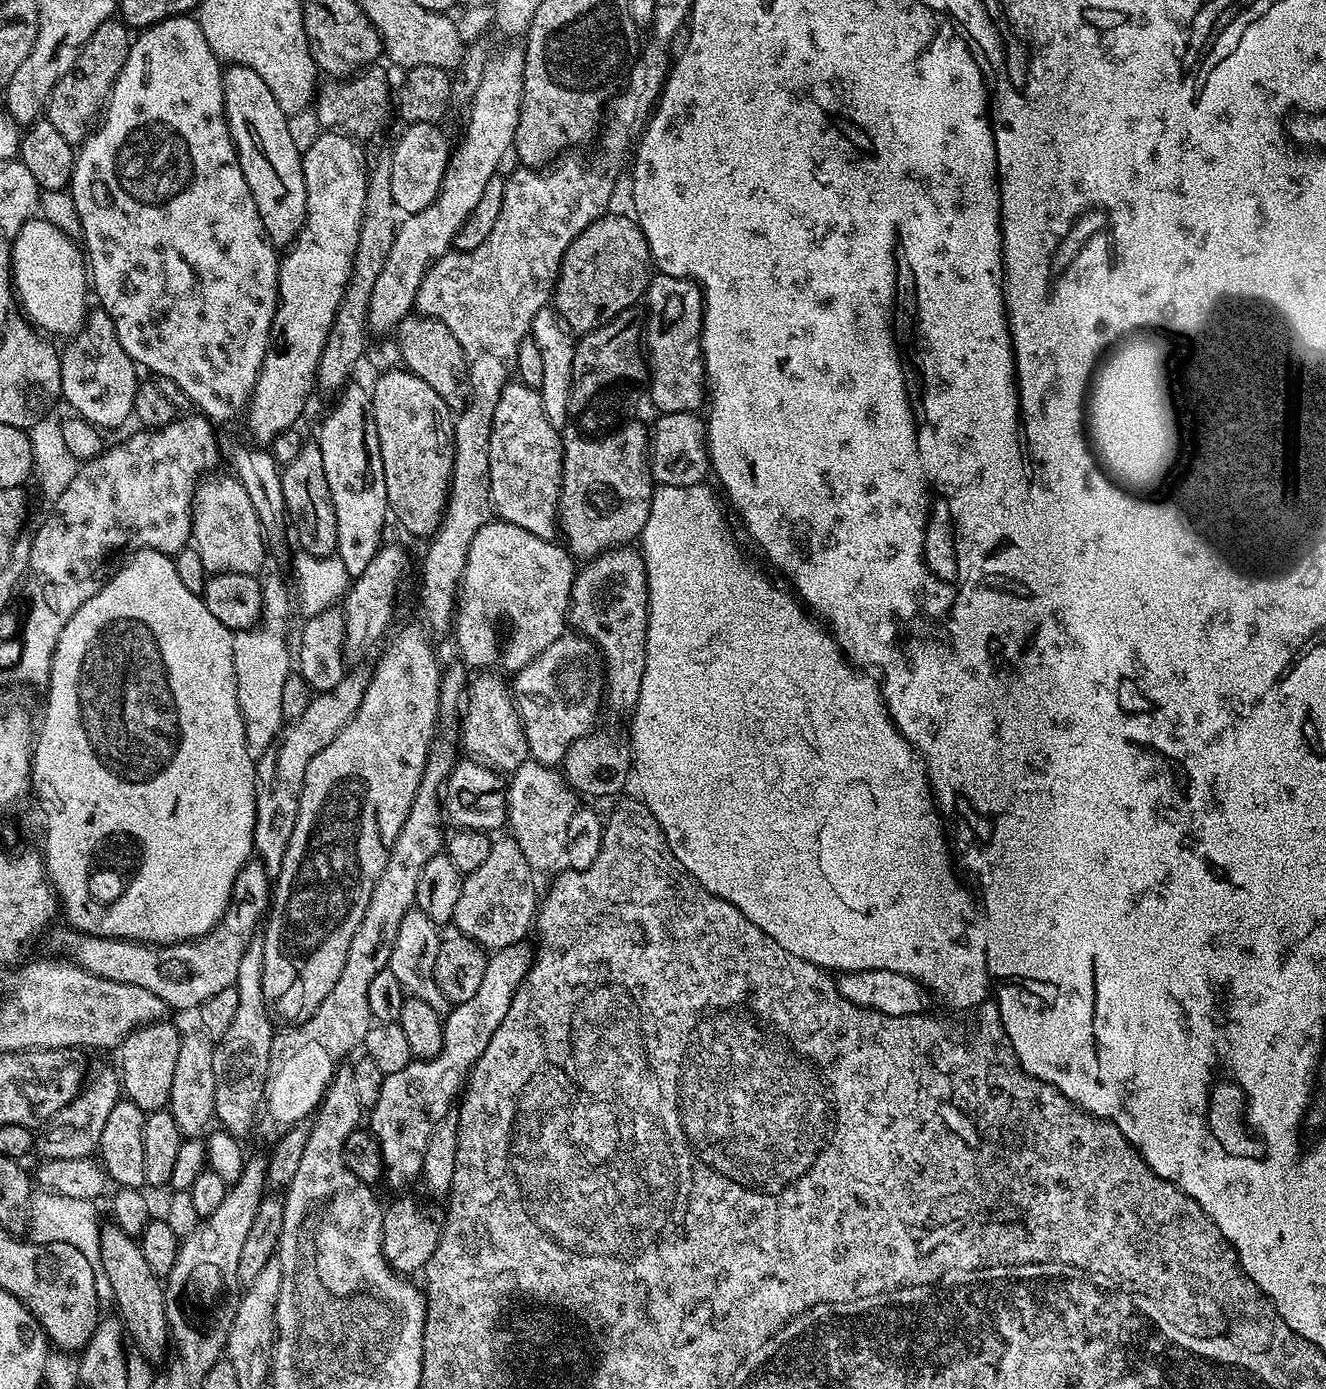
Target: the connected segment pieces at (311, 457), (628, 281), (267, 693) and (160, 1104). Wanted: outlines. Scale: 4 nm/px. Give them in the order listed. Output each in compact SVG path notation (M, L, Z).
M301 443L298 454L289 464L283 465L280 481L282 498L288 507L287 515L300 531L300 544L309 556L331 556L338 542L338 522L334 518L334 506L330 498L330 486L326 486L326 470L322 466L322 450L319 443Z
M605 214L590 222L590 226L586 226L586 230L582 230L582 234L578 234L574 242L570 242L560 263L560 273L554 289L554 307L560 319L576 334L594 330L622 314L622 310L633 307L648 291L648 282L654 272L650 246L639 223L631 215L612 215Z
M265 583L264 615L259 624L232 634L238 706L244 719L248 750L253 754L267 753L277 743L286 724L282 714L282 686L286 686L288 673L294 668L293 653L292 656L288 653L288 615L291 612L287 590L280 584Z
M157 1022L135 1028L120 1043L118 1049L118 1055L120 1055L118 1073L123 1095L132 1100L134 1106L141 1108L145 1114L158 1112L169 1107L168 1099L173 1085L173 1075L177 1065L182 1032L168 1023Z

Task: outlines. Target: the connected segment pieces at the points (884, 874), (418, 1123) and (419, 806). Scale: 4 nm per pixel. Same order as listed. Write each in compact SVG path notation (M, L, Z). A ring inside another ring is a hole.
M707 483L694 486L670 486L659 485L652 493L650 502L650 518L646 518L646 526L641 530L638 537L638 547L644 554L644 565L646 566L646 578L648 579L648 629L646 630L646 670L642 674L642 690L636 703L634 711L631 713L632 736L632 763L634 765L628 774L627 791L633 797L648 807L650 814L660 824L660 829L664 831L666 842L674 854L674 858L680 860L680 865L695 878L698 883L710 894L730 902L742 913L754 926L762 929L782 950L790 950L798 958L802 958L811 964L817 964L821 970L833 970L841 972L861 972L862 970L894 970L898 974L906 974L914 978L918 983L924 985L925 989L933 997L945 1000L952 1008L972 1008L979 1009L990 996L990 977L988 975L988 963L984 957L983 947L979 943L972 944L968 937L968 892L960 885L960 880L956 877L956 872L952 869L954 856L950 851L950 840L946 835L946 824L939 811L934 807L934 797L931 788L928 787L928 771L924 768L924 761L919 759L907 736L903 736L900 729L892 723L892 718L888 714L884 694L879 683L876 684L868 676L863 676L863 671L857 670L846 659L841 647L836 642L836 637L831 635L829 629L825 627L819 619L813 618L806 611L803 603L783 583L775 584L768 576L763 576L750 561L744 560L740 553L740 548L736 545L736 540L732 537L732 532L728 529L728 524L724 521L724 508L721 497L715 487L707 488Z
M528 942L495 949L488 957L486 974L474 998L455 1005L443 1017L444 1037L440 1053L429 1060L413 1059L412 1063L398 1070L398 1074L384 1077L382 1094L378 1094L378 1102L370 1109L370 1131L380 1142L384 1159L383 1179L386 1184L388 1180L390 1187L404 1188L407 1184L417 1183L430 1134L438 1132L448 1111L451 1108L453 1111L472 1067L478 1058L482 1058L486 1046L490 1046L494 1030L502 1026L502 1018L506 1018L506 1010L510 1010L510 1002L533 963L534 948Z
M463 668L448 669L441 675L439 688L439 721L438 731L430 746L430 754L426 758L426 766L422 774L422 782L414 796L414 802L410 806L410 814L406 814L406 822L399 825L396 841L391 841L386 870L382 878L374 888L374 894L370 894L370 906L366 906L366 914L362 914L362 922L358 922L358 930L354 930L354 938L350 938L350 950L346 950L346 966L342 966L342 974L338 974L338 982L322 998L322 1006L310 1014L310 1018L299 1021L295 1026L288 1026L285 1032L277 1031L272 1037L270 1046L270 1066L266 1074L266 1086L264 1087L263 1111L268 1111L268 1116L277 1124L280 1130L292 1128L296 1123L307 1121L319 1109L324 1100L332 1077L336 1075L340 1060L347 1052L352 1052L363 1045L366 1034L373 1026L370 1014L370 982L390 962L390 950L394 938L398 936L398 926L402 926L402 918L413 911L416 903L416 891L418 890L418 878L422 878L422 868L430 858L441 855L446 844L446 832L440 829L440 823L445 823L446 816L442 811L442 793L452 767L458 763L458 729L462 719L462 703L468 686L467 671Z

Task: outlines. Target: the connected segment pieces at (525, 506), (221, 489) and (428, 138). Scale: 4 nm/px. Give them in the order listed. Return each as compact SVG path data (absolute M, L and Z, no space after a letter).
M519 382L506 385L498 398L498 406L494 406L488 445L495 515L538 538L555 537L558 532L564 442L557 428L550 426L537 389Z
M213 475L201 479L197 484L192 501L191 543L202 558L205 573L233 572L256 576L264 568L264 554L266 555L260 519L240 481L235 475L227 475Z
M436 122L409 124L403 129L405 132L401 134L396 149L391 149L390 190L401 213L411 214L418 210L426 210L426 206L430 206L430 202L434 202L434 198L440 192L440 183L444 180L444 172L448 169L450 159L448 136L440 127Z

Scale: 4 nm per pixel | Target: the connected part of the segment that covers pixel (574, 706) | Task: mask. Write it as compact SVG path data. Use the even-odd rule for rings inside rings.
M563 634L532 663L515 673L510 687L526 734L531 759L556 766L575 740L593 731L596 711L605 699L604 668L596 645L586 636Z

